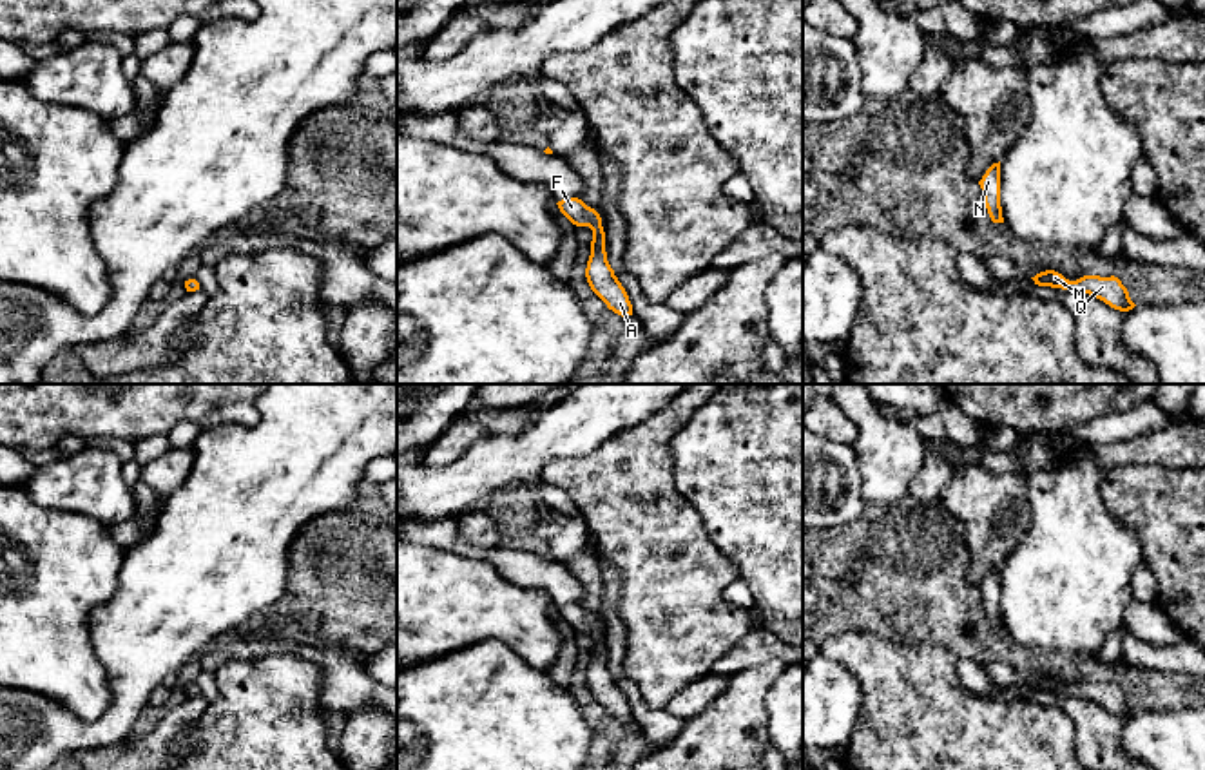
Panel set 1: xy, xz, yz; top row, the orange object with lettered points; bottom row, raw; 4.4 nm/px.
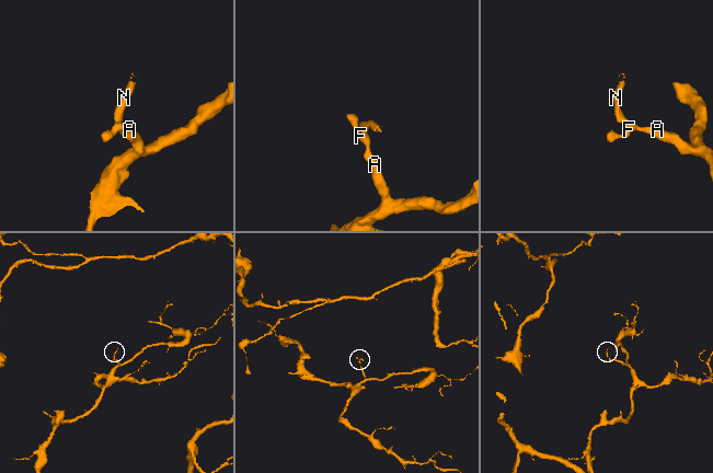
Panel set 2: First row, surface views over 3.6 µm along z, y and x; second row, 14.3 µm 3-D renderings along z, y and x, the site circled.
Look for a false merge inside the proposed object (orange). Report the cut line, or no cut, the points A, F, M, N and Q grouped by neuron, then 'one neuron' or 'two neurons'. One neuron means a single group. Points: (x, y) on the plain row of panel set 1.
cut none; groups A F M N Q; one neuron

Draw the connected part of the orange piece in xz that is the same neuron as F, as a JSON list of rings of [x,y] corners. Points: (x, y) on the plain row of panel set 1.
[[[578,603],[562,605],[556,611],[573,630],[589,632],[593,636],[591,661],[585,674],[585,683],[591,696],[614,719],[622,723],[632,721],[632,710],[629,707],[629,701],[607,667],[605,638],[600,620]]]

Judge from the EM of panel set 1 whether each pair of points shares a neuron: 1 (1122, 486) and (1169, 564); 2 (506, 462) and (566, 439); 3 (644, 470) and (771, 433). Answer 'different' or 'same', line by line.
1: same
2: same
3: different

